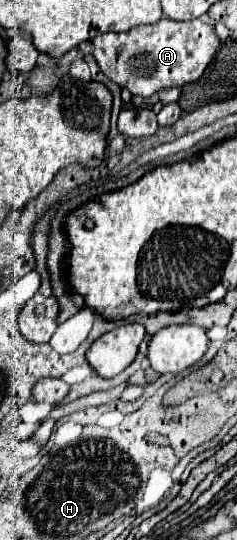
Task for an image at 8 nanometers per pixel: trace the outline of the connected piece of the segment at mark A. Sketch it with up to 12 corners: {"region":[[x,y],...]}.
{"region":[[161,18],[95,36],[109,80],[147,98],[195,82],[213,26]]}

